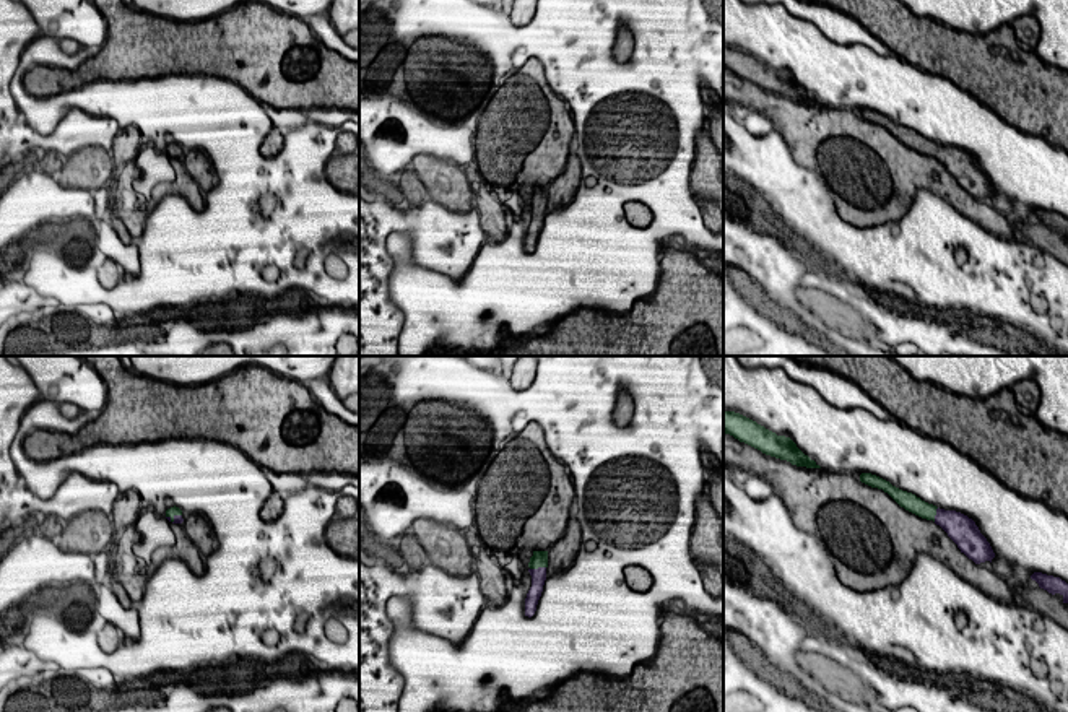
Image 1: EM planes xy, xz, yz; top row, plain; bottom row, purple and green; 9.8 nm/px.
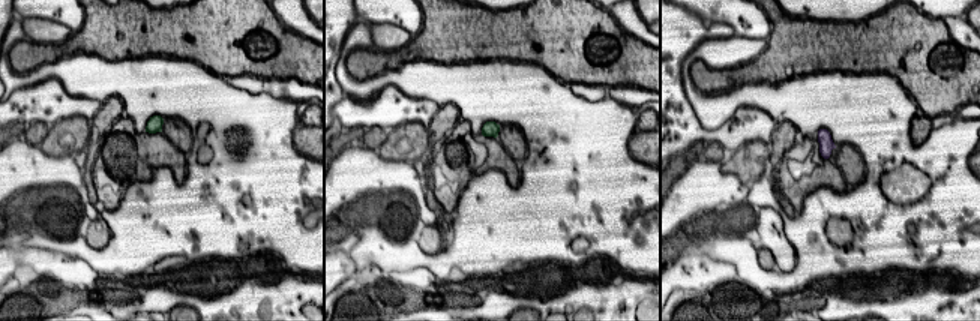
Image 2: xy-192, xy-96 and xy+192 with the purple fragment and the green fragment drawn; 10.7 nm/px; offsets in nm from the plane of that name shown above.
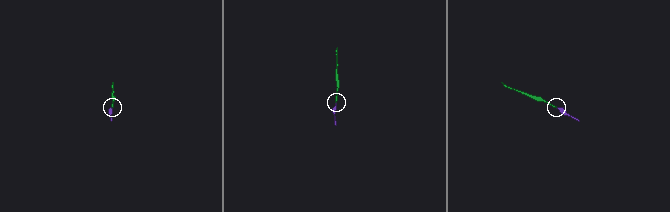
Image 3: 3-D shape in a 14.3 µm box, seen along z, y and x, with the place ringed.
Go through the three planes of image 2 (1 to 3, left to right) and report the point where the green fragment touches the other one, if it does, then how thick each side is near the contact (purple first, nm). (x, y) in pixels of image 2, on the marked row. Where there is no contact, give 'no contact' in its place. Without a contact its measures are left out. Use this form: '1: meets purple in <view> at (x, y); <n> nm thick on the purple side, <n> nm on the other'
1: no contact
2: no contact
3: no contact

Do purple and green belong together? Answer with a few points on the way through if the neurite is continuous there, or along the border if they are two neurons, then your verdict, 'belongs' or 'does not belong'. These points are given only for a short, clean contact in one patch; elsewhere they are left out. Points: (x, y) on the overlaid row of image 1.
across xz (538, 576), (538, 568), (540, 558) | belongs

